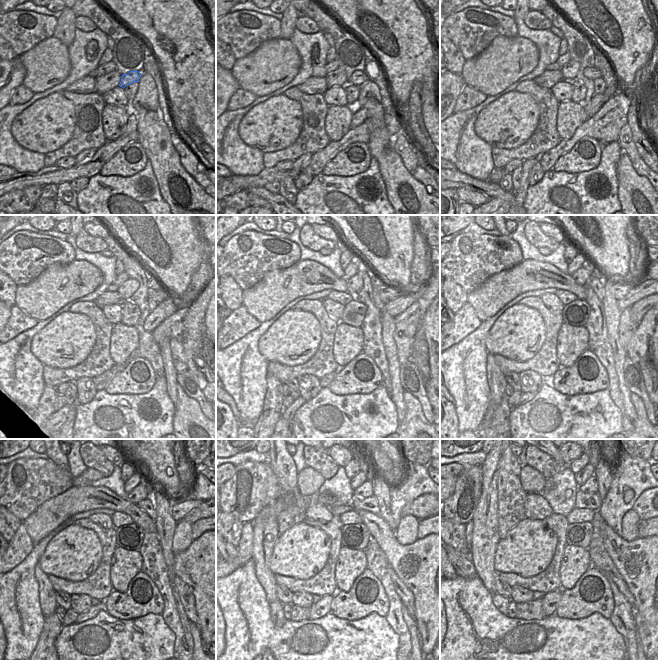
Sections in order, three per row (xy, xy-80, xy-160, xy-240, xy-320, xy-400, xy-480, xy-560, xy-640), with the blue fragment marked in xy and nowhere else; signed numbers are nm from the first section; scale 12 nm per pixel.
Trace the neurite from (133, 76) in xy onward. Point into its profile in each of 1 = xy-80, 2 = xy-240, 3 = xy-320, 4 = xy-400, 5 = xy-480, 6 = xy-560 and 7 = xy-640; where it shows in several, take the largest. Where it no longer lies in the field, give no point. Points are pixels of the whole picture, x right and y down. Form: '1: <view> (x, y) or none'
1: xy-80 (358, 78)
2: xy-240 (159, 296)
3: xy-320 (387, 293)
4: xy-400 (620, 290)
5: xy-480 (182, 507)
6: xy-560 (419, 507)
7: xy-640 (643, 506)

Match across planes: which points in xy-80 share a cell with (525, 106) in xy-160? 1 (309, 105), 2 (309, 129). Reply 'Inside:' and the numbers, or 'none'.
Inside: none

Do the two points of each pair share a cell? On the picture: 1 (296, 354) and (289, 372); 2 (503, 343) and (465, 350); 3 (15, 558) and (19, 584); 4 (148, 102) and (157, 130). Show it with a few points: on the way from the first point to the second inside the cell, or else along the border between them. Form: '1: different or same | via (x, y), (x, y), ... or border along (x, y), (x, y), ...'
1: different | border along (312, 356), (304, 363), (293, 366), (269, 362)
2: different | border along (493, 324), (485, 341), (487, 352)
3: different | border along (32, 549), (10, 571)
4: same | via (155, 109), (157, 110), (157, 123)

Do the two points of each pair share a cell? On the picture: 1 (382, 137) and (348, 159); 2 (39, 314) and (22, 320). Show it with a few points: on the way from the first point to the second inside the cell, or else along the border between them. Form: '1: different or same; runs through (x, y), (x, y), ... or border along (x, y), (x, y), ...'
1: different; border along (366, 144), (372, 156)
2: different; border along (15, 304), (26, 314), (38, 321)

